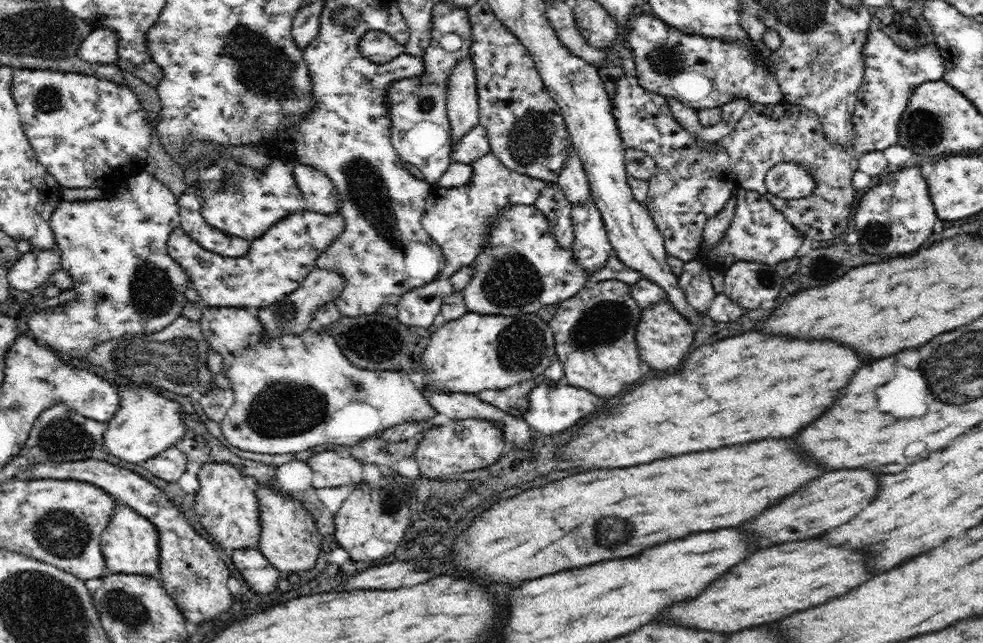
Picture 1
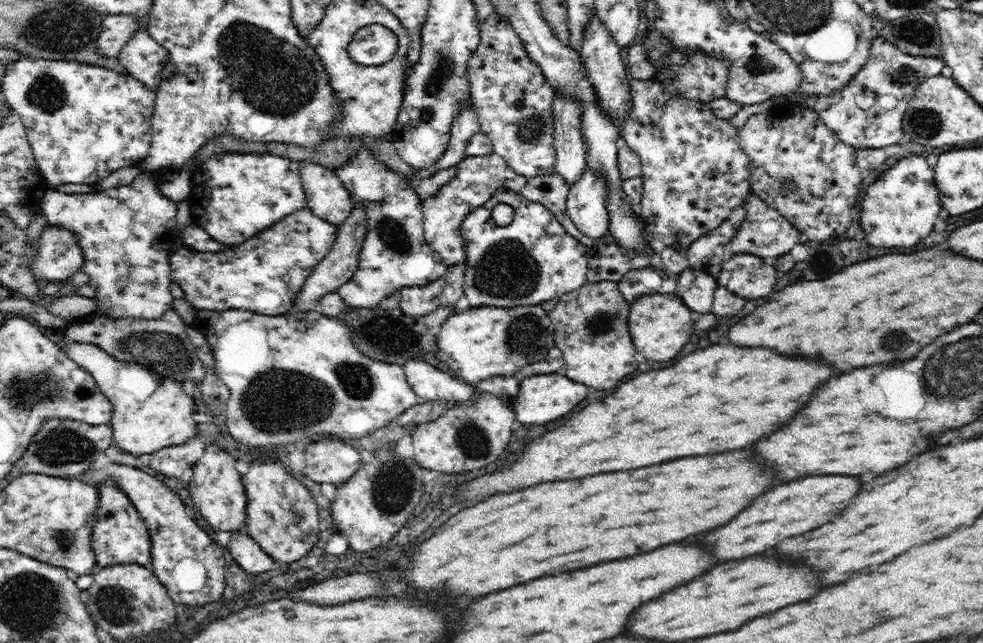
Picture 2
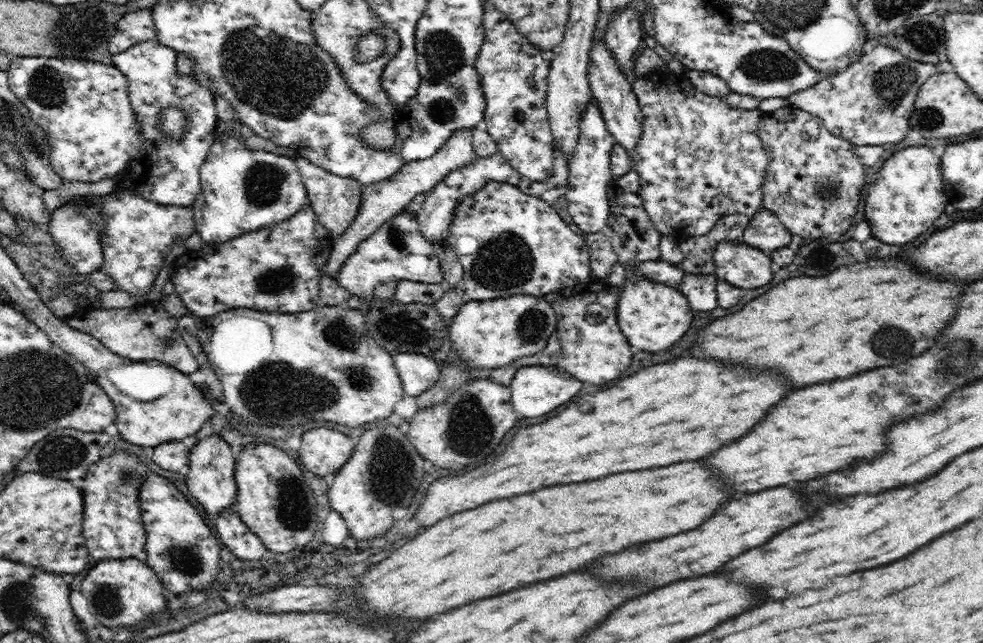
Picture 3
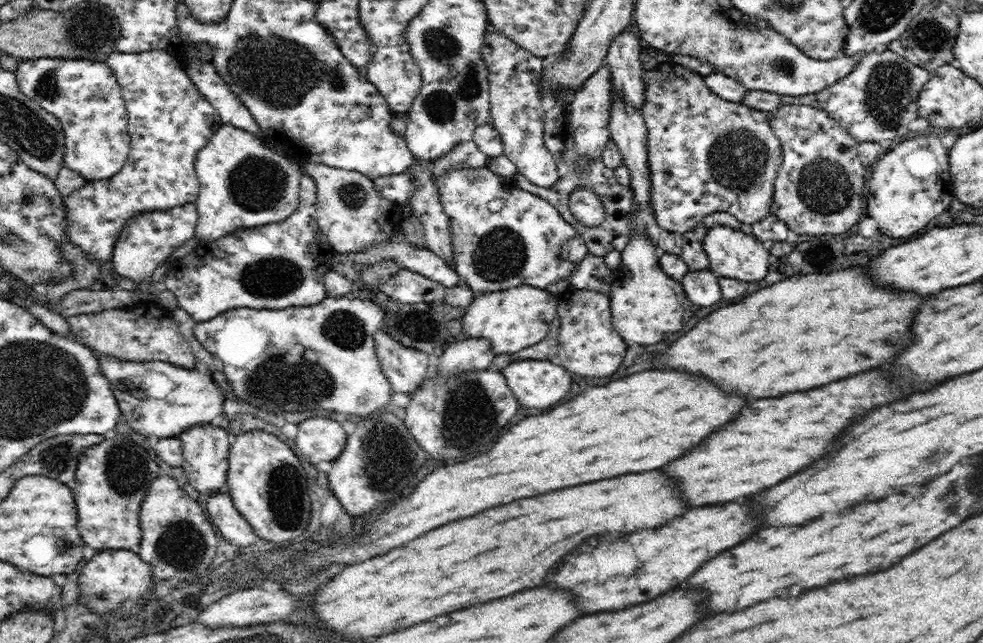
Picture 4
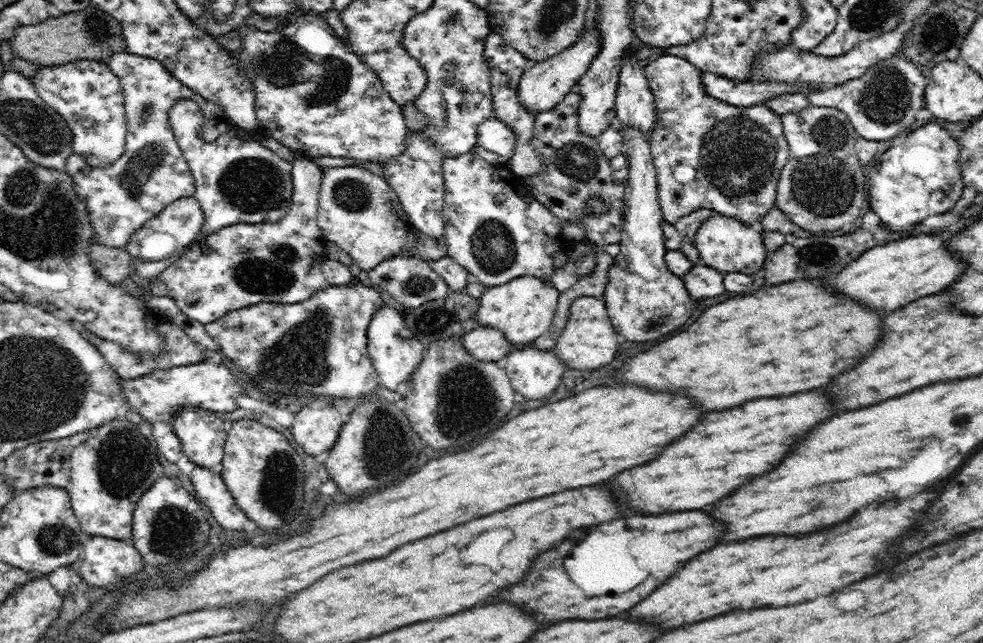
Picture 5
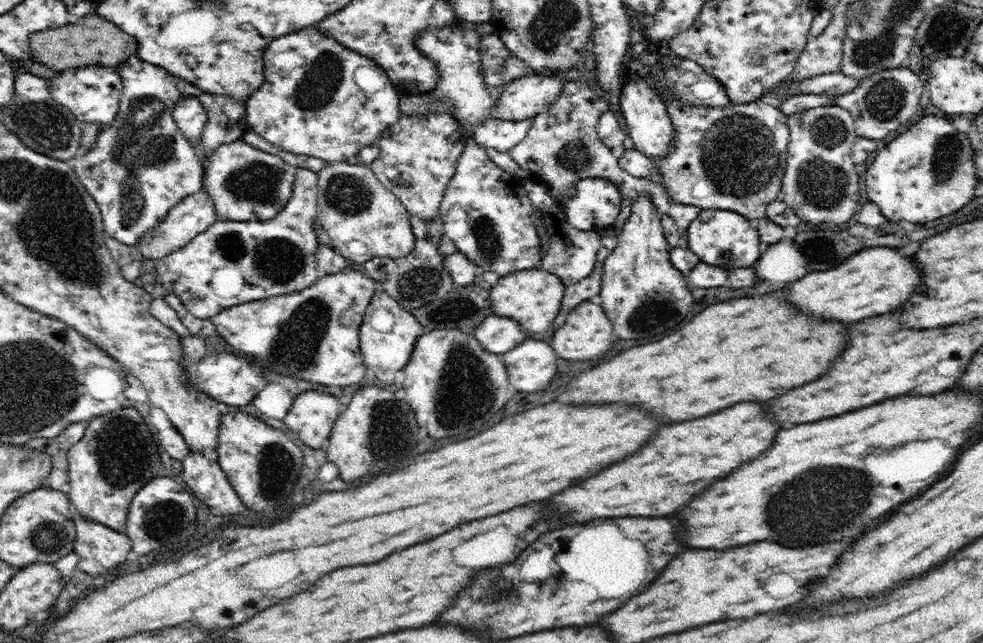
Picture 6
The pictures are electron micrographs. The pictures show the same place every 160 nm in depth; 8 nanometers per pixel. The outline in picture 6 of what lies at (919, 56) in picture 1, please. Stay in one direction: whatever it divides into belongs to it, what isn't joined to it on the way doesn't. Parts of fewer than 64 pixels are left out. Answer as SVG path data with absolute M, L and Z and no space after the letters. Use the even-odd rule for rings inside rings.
M906 64L902 67L885 68L861 79L850 92L833 97L836 105L845 108L855 120L857 135L864 138L884 138L890 132L906 124L920 106L924 82Z

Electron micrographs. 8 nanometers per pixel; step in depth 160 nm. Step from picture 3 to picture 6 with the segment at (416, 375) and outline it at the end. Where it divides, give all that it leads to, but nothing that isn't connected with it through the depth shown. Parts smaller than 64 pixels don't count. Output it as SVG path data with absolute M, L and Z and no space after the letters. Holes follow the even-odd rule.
M377 285L358 330L359 347L371 379L386 385L394 384L396 372L403 370L408 364L412 357L412 350L416 346L416 340L422 334L424 334L424 328L420 326L416 317L406 312L396 300Z

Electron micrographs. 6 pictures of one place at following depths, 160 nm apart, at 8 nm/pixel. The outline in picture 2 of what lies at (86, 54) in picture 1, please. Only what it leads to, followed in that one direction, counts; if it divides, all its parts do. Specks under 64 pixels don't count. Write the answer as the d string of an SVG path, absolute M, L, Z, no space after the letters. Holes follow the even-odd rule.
M106 15L97 47L100 54L117 58L124 45L139 30L140 21L133 15Z

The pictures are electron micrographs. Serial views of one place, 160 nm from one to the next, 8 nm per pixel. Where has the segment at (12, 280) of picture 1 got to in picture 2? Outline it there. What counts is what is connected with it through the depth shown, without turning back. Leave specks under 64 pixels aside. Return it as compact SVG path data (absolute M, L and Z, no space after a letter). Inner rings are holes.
M47 226L37 244L31 269L37 280L65 282L84 264L76 237L61 226Z

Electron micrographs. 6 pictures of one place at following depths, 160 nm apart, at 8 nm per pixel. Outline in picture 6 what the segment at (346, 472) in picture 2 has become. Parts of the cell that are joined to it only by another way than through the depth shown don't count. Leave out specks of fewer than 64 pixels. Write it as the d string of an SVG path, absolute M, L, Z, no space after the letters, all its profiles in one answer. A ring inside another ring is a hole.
M302 392L296 394L295 400L283 418L284 423L304 444L310 448L320 448L328 439L343 407L332 394L322 392Z

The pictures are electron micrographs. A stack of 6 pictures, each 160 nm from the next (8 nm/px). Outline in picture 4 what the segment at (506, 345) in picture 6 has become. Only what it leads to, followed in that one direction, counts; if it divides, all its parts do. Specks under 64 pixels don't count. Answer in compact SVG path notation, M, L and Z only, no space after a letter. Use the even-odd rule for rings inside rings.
M470 338L450 346L438 360L438 375L448 378L458 372L484 370L498 356L491 344L483 338Z

